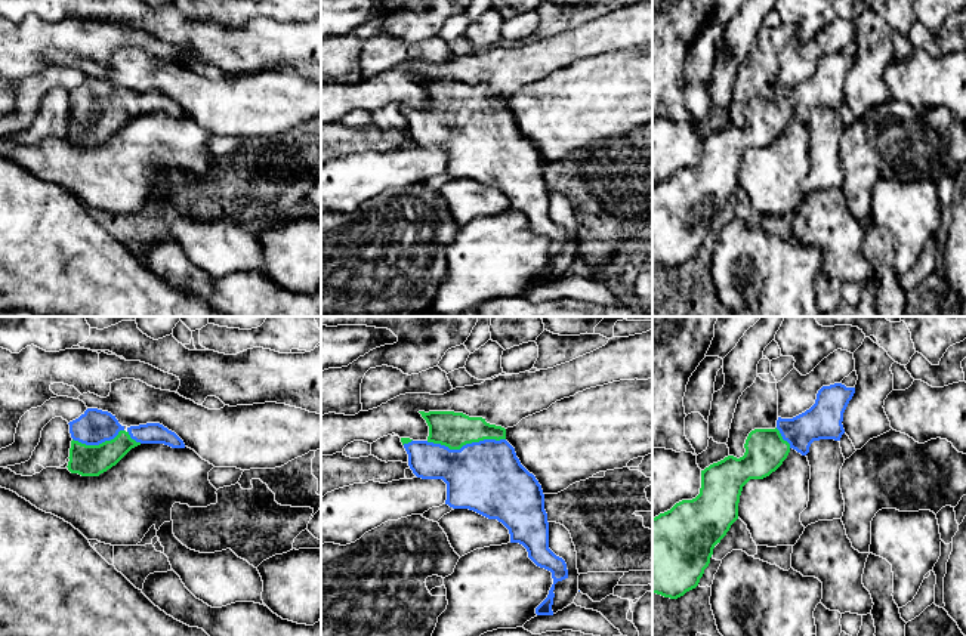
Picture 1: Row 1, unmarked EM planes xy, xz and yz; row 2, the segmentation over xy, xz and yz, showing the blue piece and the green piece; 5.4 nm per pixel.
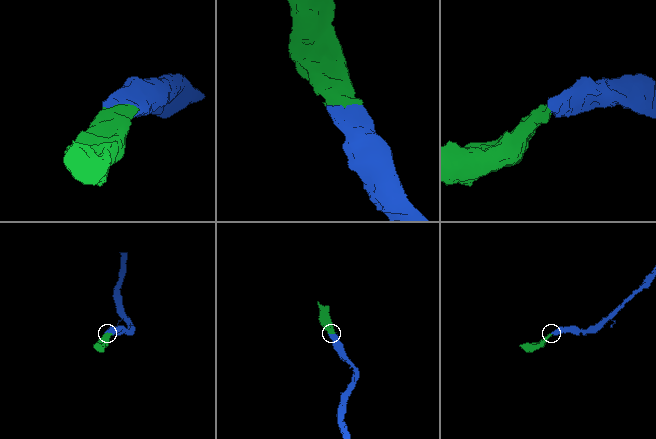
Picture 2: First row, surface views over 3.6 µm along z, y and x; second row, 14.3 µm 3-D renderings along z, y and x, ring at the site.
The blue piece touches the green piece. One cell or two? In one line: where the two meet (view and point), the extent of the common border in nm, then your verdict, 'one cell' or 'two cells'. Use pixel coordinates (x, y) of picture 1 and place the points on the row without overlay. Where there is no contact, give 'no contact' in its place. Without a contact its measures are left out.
xz (466, 113) | 440 nm | one cell

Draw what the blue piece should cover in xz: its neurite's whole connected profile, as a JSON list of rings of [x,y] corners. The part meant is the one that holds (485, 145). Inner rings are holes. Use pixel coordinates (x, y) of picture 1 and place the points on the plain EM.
[[[419,81],[429,95],[429,105],[426,109],[401,106],[410,138],[422,148],[442,148],[447,152],[445,173],[450,176],[469,177],[501,191],[509,198],[510,212],[522,213],[537,235],[552,241],[553,253],[536,283],[553,284],[555,253],[568,247],[567,232],[549,217],[549,191],[541,154],[521,133],[515,117],[506,109],[506,98],[463,81]]]

